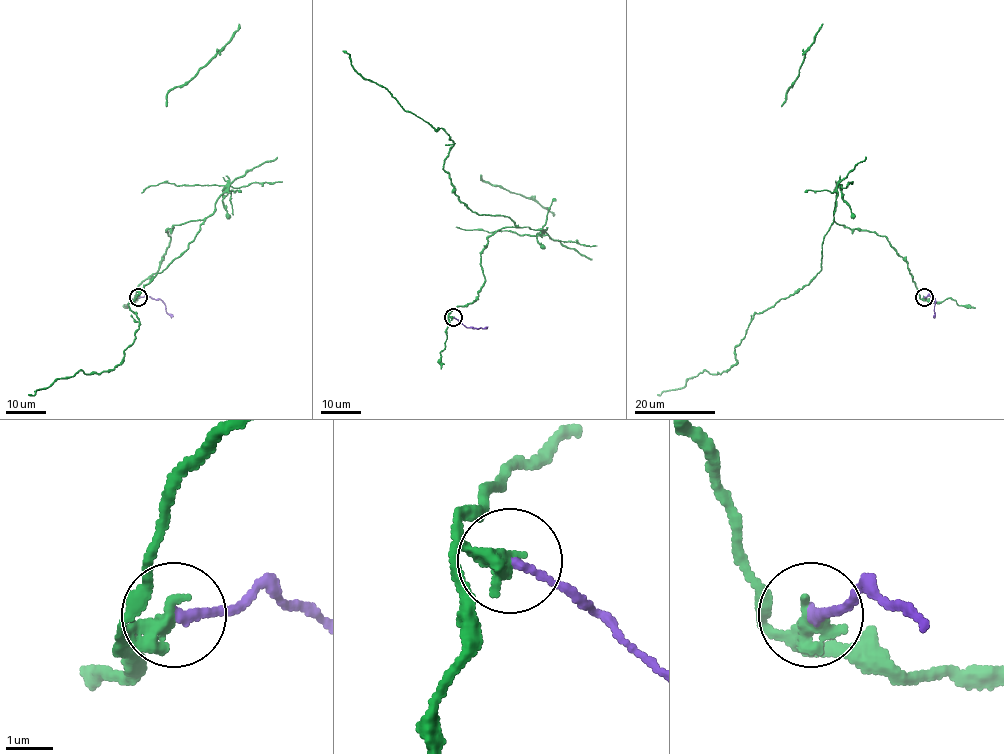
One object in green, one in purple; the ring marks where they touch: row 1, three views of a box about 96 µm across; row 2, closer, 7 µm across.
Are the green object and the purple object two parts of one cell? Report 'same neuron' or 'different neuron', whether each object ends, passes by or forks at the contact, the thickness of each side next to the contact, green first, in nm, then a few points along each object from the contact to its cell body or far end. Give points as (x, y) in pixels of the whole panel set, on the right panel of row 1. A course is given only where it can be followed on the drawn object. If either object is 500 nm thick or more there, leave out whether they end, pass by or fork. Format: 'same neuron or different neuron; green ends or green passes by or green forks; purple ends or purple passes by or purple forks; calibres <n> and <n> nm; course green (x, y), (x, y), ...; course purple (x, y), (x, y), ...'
different neuron; green ends; purple ends; calibres 400 and 190 nm; course green (924, 297), (887, 239), (833, 221), (821, 270), (755, 313), (734, 364), (657, 394); course purple (924, 297), (929, 295), (935, 299), (933, 317)

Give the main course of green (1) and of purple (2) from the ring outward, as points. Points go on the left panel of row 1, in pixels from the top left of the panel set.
1: (138, 297), (162, 260), (166, 231), (203, 221), (129, 303), (139, 328), (119, 364), (28, 394)
2: (138, 297), (146, 295), (160, 299), (165, 310), (173, 317)

